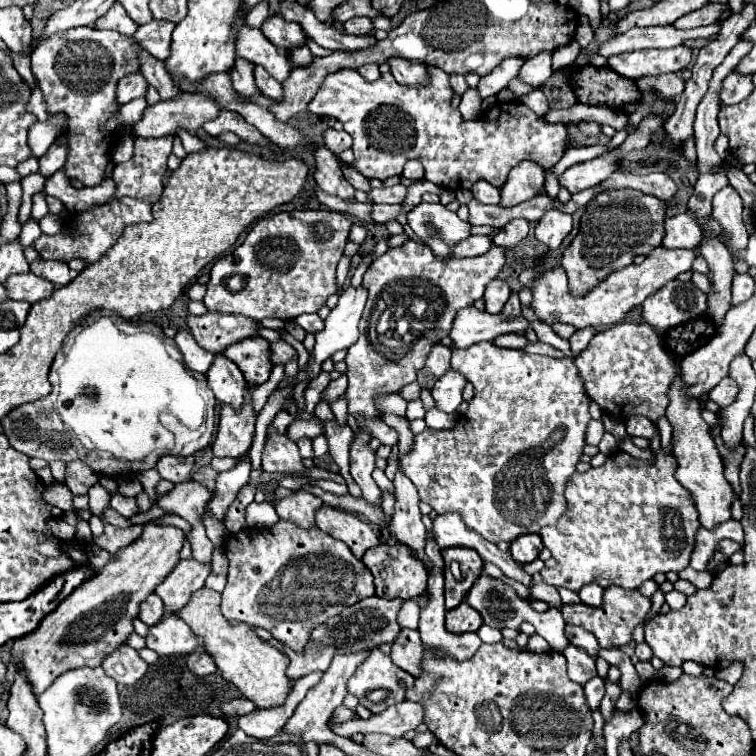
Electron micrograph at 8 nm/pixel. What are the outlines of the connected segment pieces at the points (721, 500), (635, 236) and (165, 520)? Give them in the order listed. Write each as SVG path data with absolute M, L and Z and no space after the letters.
M680 376L674 378L674 384L670 388L670 406L666 410L666 416L674 426L674 436L672 436L674 438L674 456L678 460L676 478L694 496L702 526L704 528L716 528L718 524L732 518L730 506L734 502L734 492L722 474L724 472L722 458L718 454L714 440L710 438L708 424L700 416L700 404L696 400L686 398L686 388L682 386Z
M596 186L596 196L586 204L586 212L580 218L580 230L572 244L562 254L562 268L568 274L570 292L574 296L582 296L600 284L608 274L626 268L634 262L638 254L648 256L650 250L662 246L664 236L664 216L666 202L632 190L632 188L616 188L610 192L602 192Z
M166 515L165 517L159 518L155 521L157 524L162 525L174 525L179 527L184 531L185 534L188 534L191 527L187 521L185 521L182 517L178 515Z

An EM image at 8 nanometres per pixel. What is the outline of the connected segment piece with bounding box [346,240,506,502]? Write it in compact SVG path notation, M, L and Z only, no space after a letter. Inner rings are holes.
M408 240L408 242L404 242L402 246L398 246L398 248L390 248L386 254L382 254L380 258L376 258L376 260L372 262L372 266L368 268L368 272L364 274L364 286L368 288L368 292L370 292L370 294L368 294L368 302L366 302L366 308L364 308L364 314L362 314L362 320L360 320L360 338L358 338L358 342L356 342L354 346L350 346L350 348L348 348L348 356L346 356L346 364L348 364L348 370L346 370L346 376L348 376L348 390L346 390L346 400L348 400L348 414L356 418L356 426L358 426L358 430L354 432L352 444L350 444L350 474L352 474L352 478L356 480L356 484L362 488L362 496L364 496L364 500L368 500L368 502L378 502L378 498L380 498L380 488L376 486L376 482L374 482L374 478L372 478L372 470L376 468L376 454L374 454L374 450L372 450L372 448L370 448L370 444L368 444L368 442L372 440L372 436L370 436L370 432L364 428L364 420L366 420L366 418L380 418L380 410L378 410L378 406L376 406L376 398L378 398L378 396L384 396L384 394L396 394L396 392L400 392L400 390L402 390L406 384L410 384L410 382L414 382L414 380L416 380L416 374L418 374L418 370L424 366L424 360L428 358L428 354L430 354L432 346L434 346L434 344L438 344L442 338L446 338L446 336L450 334L450 328L452 328L452 322L454 322L454 316L456 316L456 312L458 312L460 308L472 306L472 304L474 304L474 300L482 298L482 296L484 296L484 288L486 288L486 284L488 284L490 280L494 280L494 278L496 278L496 274L502 270L502 266L504 266L504 264L506 264L506 248L500 248L500 246L492 246L492 248L490 248L490 252L486 252L484 256L476 256L476 258L464 258L464 260L438 260L438 258L436 258L436 256L430 252L430 248L426 248L424 244L420 244L420 242L414 242L414 240ZM400 320L404 320L404 324L406 324L406 326L402 326L402 328L400 328L400 326L398 326L398 324L400 324ZM398 328L400 328L400 332L398 332L398 334L400 334L404 340L396 340L396 330L398 330Z

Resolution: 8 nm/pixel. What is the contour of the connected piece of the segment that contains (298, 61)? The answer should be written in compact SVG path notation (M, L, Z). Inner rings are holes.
M298 46L298 48L292 48L288 54L290 54L290 62L292 62L294 66L304 66L306 62L312 62L312 60L314 60L312 52L308 50L308 46Z

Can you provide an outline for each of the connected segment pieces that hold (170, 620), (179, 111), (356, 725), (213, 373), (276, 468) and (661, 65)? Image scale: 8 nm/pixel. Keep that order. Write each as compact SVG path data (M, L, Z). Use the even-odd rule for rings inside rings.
M176 616L162 618L156 626L152 626L146 636L146 646L160 656L186 656L200 650L196 634Z
M182 92L178 98L168 102L158 102L144 110L140 122L132 126L132 134L138 138L158 138L166 134L174 134L178 126L188 132L196 132L204 122L214 120L220 108L214 100L202 94L186 94Z
M400 702L394 704L390 708L386 708L380 714L372 714L368 720L362 718L352 718L346 724L334 724L330 720L330 728L334 734L350 738L356 732L368 734L368 732L380 732L380 734L388 734L388 736L404 736L408 730L414 730L420 722L422 722L422 706L416 702Z
M216 356L214 364L206 372L208 386L212 388L216 400L220 404L228 404L234 410L242 408L244 404L244 392L246 392L246 380L242 372L238 372L236 364L232 364L224 356Z
M268 424L266 444L262 452L262 468L272 474L290 474L294 478L306 478L302 472L302 458L298 454L296 442L292 442L286 434L278 434L272 424Z
M676 46L670 50L634 50L616 56L608 56L608 68L626 76L630 80L638 80L642 76L658 76L664 72L680 72L688 66L692 52L686 46Z

